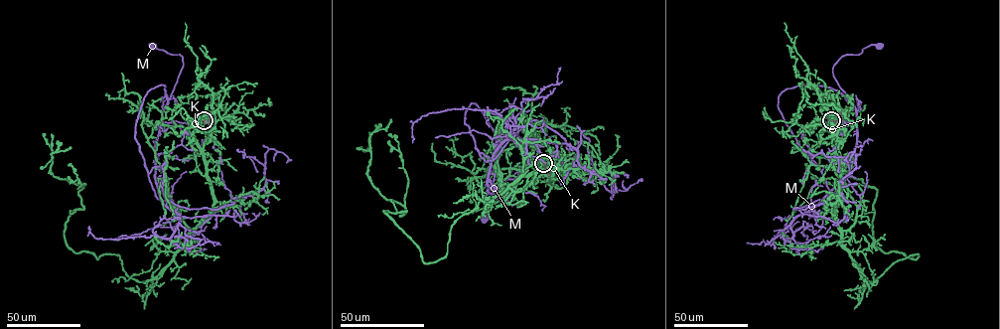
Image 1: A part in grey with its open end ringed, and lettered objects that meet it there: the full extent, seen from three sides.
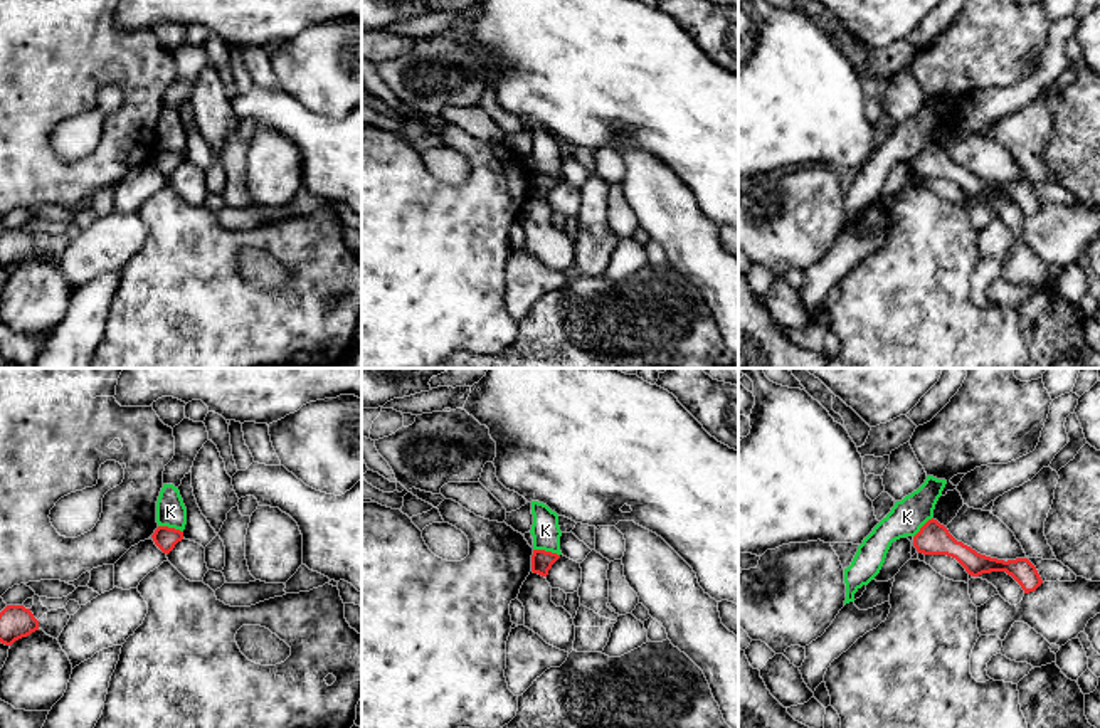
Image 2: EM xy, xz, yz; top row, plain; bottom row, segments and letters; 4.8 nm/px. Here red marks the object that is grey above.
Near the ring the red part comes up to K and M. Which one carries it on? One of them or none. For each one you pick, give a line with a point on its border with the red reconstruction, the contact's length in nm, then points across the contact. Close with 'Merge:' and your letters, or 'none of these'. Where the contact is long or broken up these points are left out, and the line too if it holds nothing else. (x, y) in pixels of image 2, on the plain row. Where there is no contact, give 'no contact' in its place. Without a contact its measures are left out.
M: no contact
Merge: M

